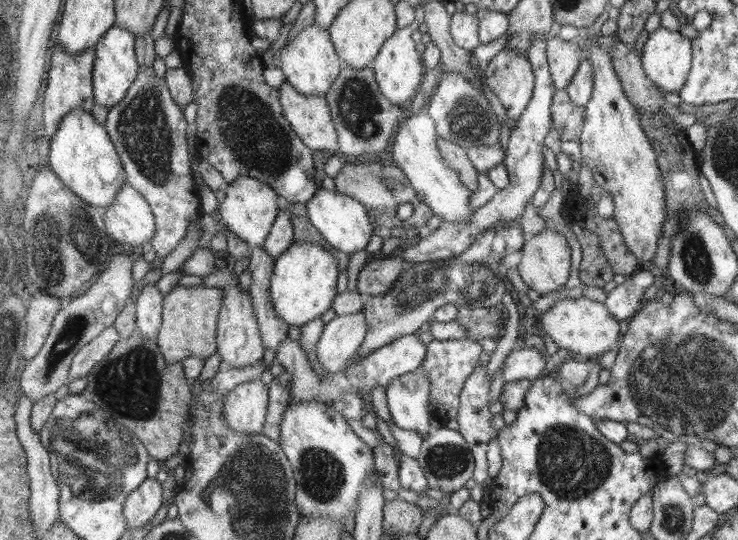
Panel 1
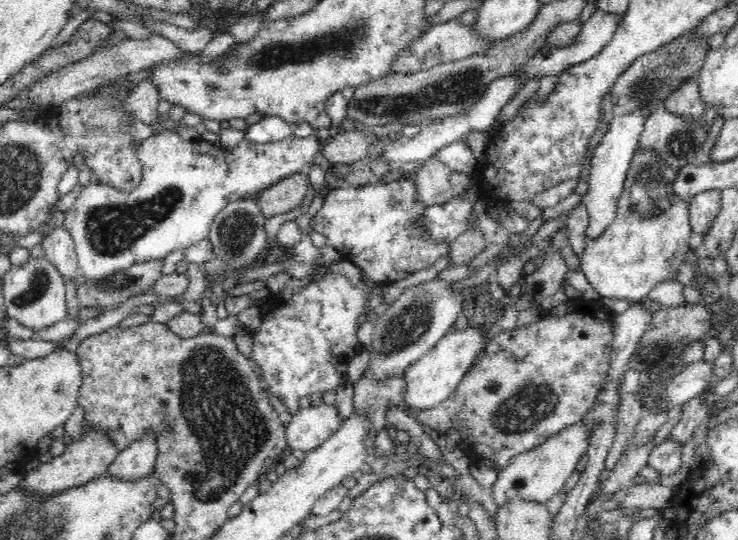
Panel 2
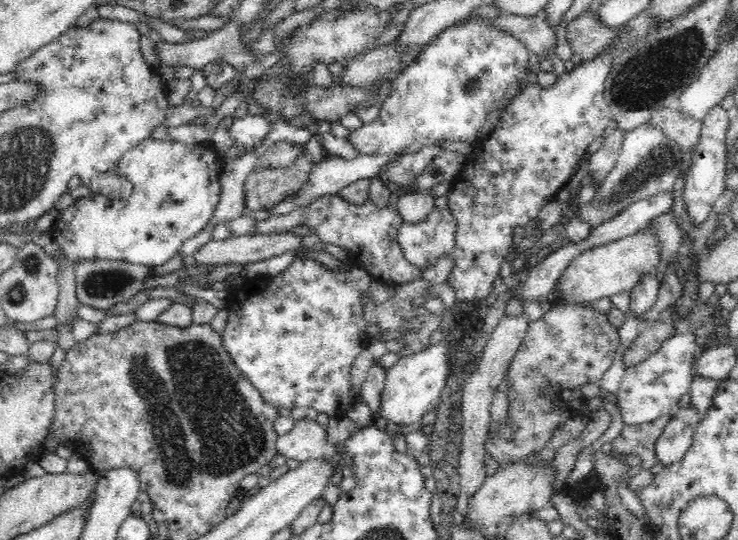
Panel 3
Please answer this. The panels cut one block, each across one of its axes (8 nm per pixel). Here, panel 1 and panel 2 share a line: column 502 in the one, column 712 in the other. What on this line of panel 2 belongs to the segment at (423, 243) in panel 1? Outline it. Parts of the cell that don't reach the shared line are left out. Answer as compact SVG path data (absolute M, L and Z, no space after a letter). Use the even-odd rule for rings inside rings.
M712 189L694 195L689 200L689 221L692 232L704 235L710 230L720 212L720 198L720 191Z

